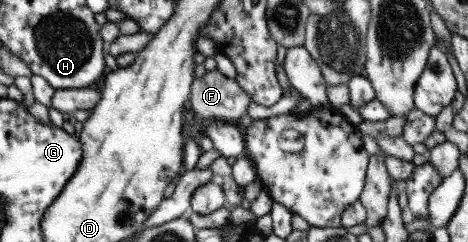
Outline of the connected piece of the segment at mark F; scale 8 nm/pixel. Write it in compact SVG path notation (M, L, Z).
M217 69L205 71L199 79L194 79L188 100L191 104L189 112L200 116L202 120L217 119L235 125L239 124L239 118L246 113L247 104L252 101L250 96L239 88L234 78L225 77Z

